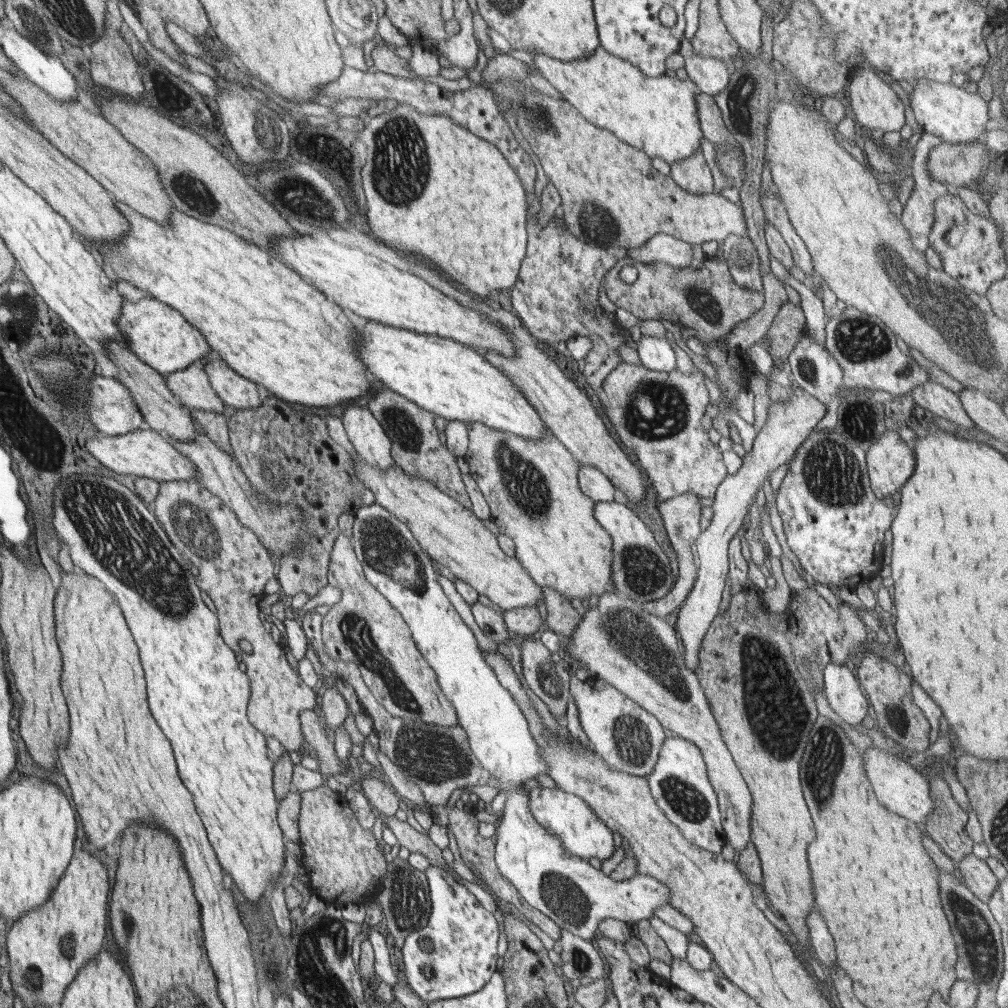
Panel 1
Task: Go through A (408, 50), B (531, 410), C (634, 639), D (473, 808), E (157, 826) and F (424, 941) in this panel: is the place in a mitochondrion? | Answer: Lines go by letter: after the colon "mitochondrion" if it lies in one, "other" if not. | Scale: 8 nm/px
A: other
B: other
C: mitochondrion
D: other
E: other
F: mitochondrion

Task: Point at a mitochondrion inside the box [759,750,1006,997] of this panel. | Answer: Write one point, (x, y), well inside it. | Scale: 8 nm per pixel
(975, 932)

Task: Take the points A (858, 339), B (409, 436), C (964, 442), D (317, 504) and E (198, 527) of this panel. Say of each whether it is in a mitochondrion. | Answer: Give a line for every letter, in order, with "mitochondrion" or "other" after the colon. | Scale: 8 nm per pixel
A: mitochondrion
B: mitochondrion
C: other
D: other
E: mitochondrion

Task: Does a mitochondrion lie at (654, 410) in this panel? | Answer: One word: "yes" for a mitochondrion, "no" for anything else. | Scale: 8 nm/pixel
yes

